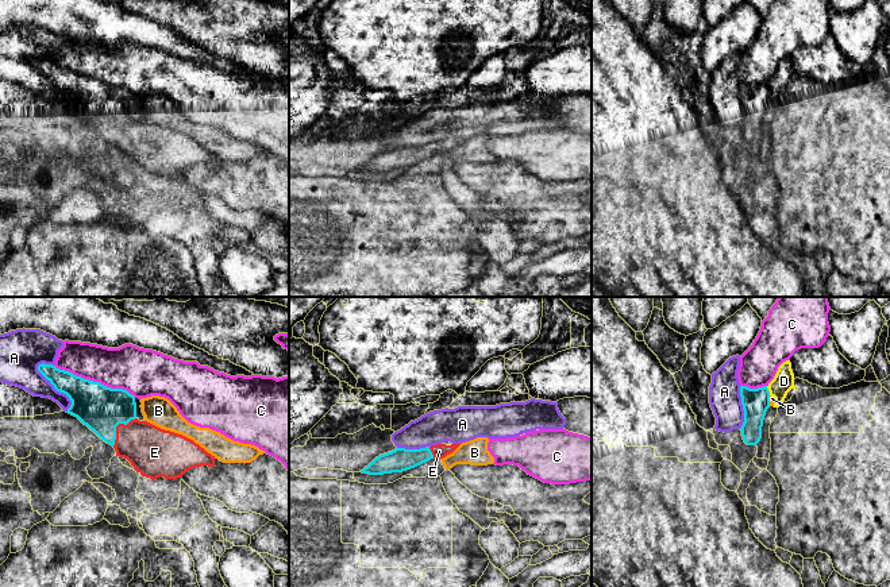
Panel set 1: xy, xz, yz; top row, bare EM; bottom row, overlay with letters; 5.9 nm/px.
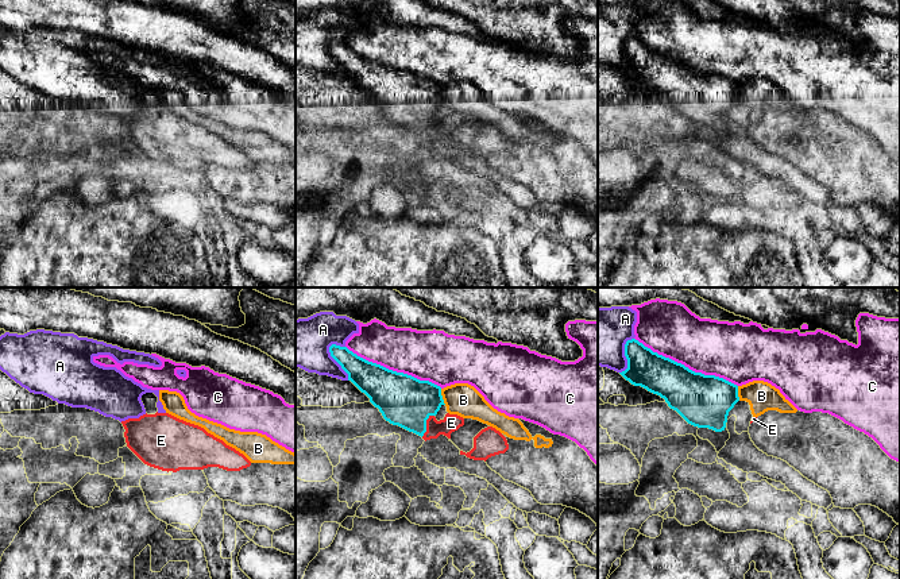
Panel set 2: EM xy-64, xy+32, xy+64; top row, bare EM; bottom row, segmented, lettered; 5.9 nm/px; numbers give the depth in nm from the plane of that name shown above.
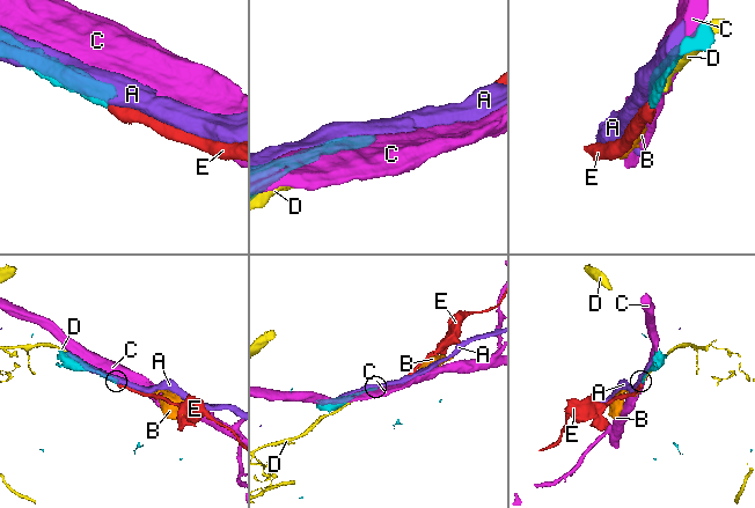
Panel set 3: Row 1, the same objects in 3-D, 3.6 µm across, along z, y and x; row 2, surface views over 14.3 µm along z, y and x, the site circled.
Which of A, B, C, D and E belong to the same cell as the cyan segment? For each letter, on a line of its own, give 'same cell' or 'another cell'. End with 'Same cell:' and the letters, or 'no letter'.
A: another cell
B: another cell
C: another cell
D: another cell
E: same cell
Same cell: E

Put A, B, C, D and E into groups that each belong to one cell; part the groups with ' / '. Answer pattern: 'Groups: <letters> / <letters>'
Groups: A / B D / C / E

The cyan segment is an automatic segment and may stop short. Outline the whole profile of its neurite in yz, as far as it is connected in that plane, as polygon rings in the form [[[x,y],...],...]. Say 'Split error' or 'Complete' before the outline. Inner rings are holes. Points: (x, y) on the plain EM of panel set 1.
Complete. [[[740,84],[744,120],[740,125],[747,143],[756,143],[762,136],[762,124],[767,107],[770,105],[770,89],[767,84],[750,86]]]

